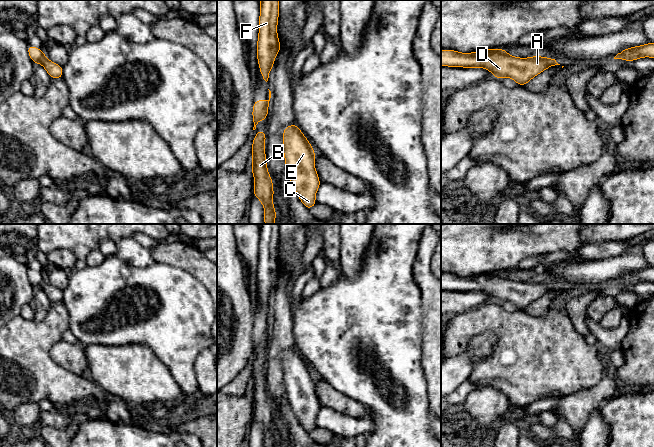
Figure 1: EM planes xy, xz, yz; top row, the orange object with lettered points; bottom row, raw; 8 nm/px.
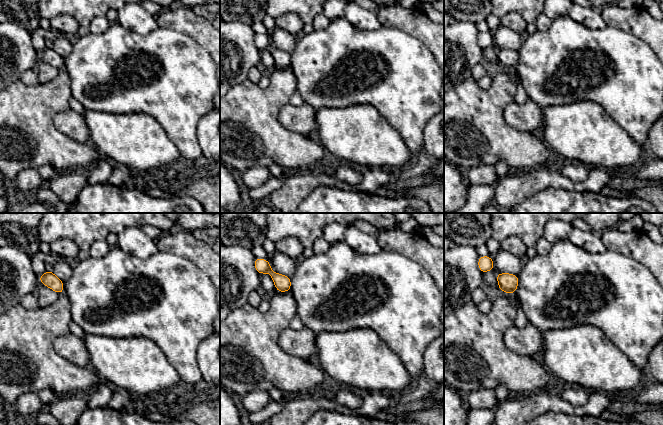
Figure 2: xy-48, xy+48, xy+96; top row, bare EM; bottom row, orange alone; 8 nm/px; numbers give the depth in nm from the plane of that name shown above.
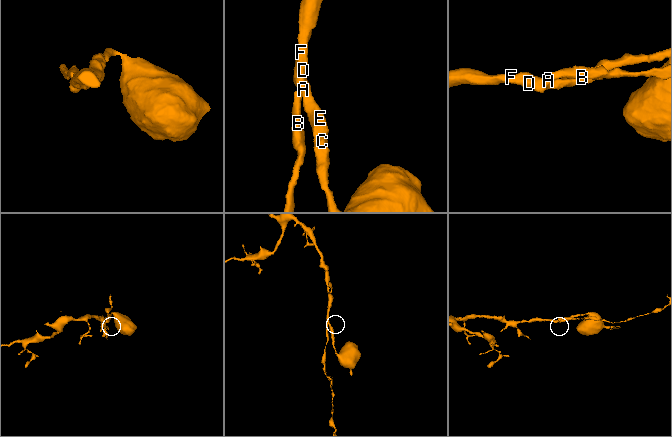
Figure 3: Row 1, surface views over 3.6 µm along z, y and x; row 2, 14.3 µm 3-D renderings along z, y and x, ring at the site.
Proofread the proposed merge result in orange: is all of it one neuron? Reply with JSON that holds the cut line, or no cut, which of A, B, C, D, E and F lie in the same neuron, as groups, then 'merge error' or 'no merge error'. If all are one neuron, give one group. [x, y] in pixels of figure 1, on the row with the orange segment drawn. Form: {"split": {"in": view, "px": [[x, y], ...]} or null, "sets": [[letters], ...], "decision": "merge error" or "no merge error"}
{"split": {"in": "xy", "px": [[45, 57], [39, 62]]}, "sets": [["A", "C", "D", "E", "F"], ["B"]], "decision": "merge error"}

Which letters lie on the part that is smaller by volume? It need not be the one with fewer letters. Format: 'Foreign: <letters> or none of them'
Foreign: B

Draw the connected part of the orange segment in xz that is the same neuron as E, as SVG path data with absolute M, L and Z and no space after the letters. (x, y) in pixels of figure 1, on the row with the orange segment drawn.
M296 124L284 128L283 139L283 155L285 158L287 176L302 204L310 210L317 204L315 196L321 184L315 168L316 152Z

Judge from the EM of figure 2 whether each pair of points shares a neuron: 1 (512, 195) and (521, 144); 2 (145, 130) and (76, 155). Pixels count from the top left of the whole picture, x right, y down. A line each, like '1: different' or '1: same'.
1: different
2: different

